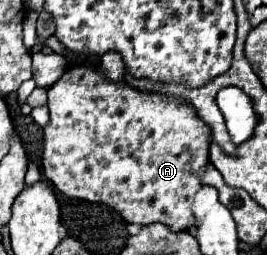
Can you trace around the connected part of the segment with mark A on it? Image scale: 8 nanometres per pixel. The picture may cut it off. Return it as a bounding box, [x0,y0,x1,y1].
[43,65,211,231]

